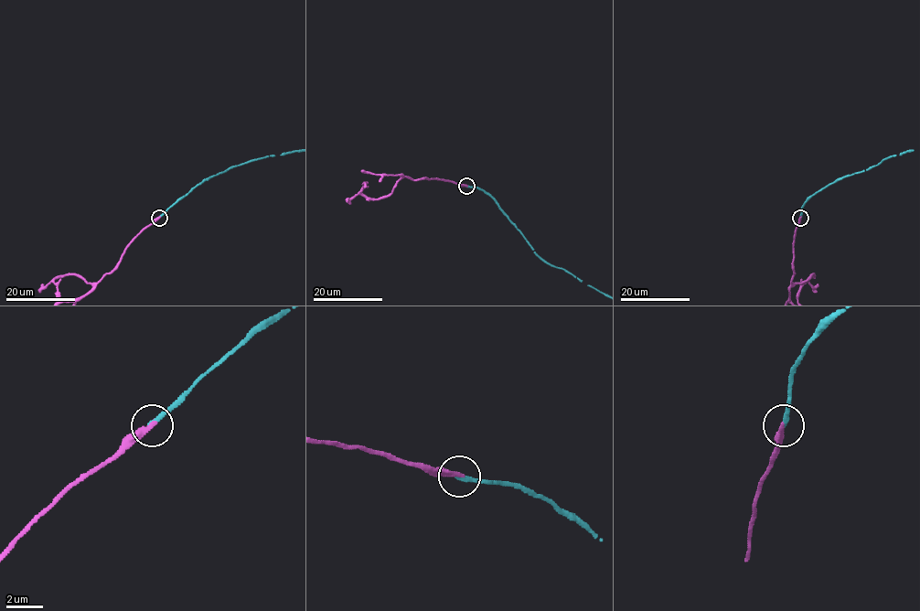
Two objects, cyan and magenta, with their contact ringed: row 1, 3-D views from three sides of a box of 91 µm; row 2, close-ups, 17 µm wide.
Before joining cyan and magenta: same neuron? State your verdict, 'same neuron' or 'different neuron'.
same neuron

